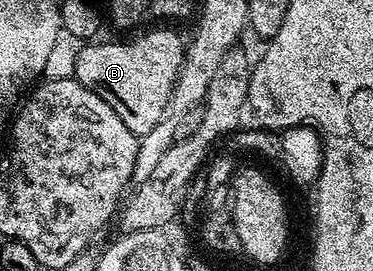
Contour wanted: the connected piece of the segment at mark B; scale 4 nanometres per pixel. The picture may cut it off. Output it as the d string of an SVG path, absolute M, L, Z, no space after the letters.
M167 27L152 28L155 29L152 33L140 32L135 35L140 37L132 41L107 41L104 45L87 43L75 57L75 80L101 95L101 99L117 111L121 123L125 123L138 138L157 127L157 119L161 119L161 111L165 111L165 103L169 103L169 95L183 66L184 38L163 28Z

